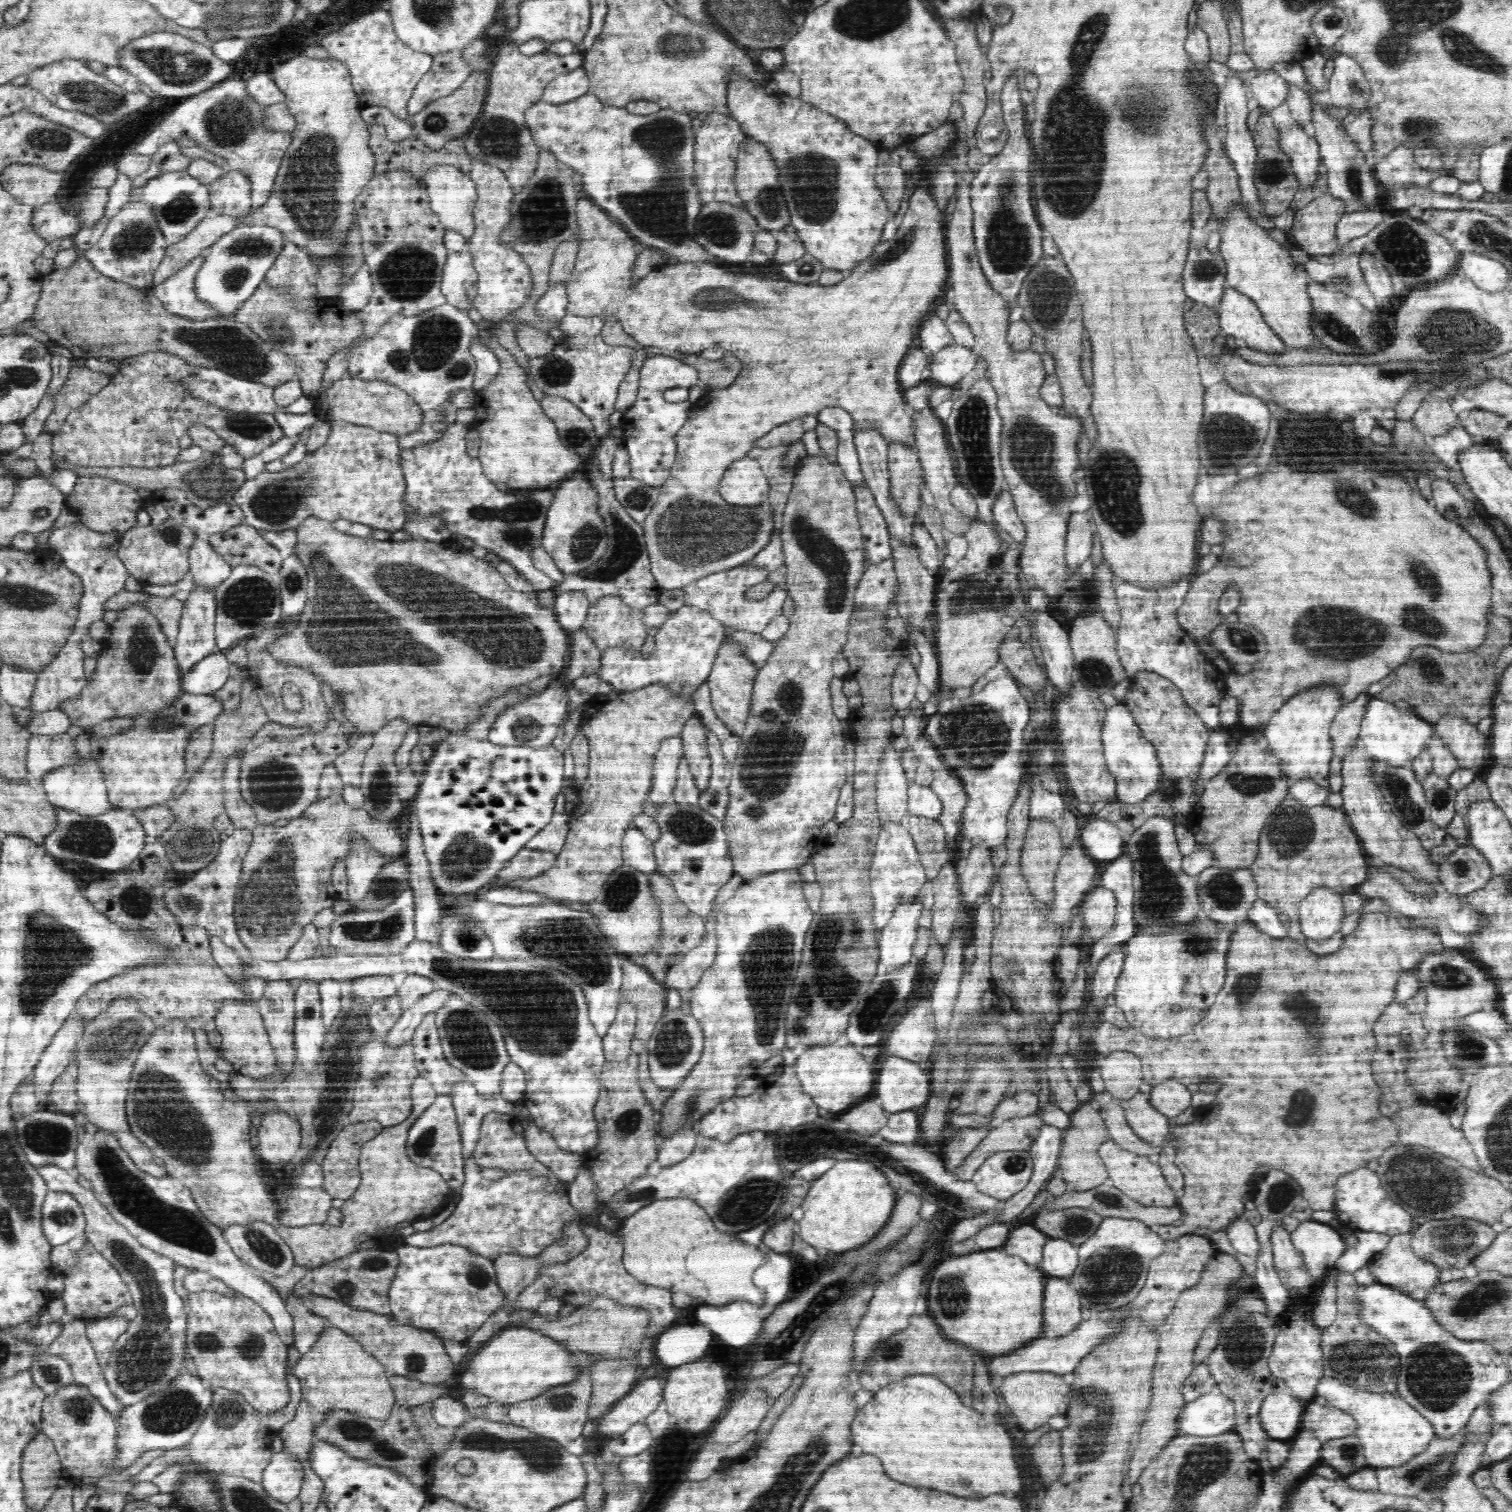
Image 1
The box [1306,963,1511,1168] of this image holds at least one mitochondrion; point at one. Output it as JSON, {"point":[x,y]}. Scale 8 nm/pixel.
{"point":[1468,1050]}

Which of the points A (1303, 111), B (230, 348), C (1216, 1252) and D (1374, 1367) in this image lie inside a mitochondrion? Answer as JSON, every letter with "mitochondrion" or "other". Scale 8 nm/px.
{"A":"other","B":"mitochondrion","C":"other","D":"mitochondrion"}

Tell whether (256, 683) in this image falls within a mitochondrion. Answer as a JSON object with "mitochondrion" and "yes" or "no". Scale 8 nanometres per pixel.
{"mitochondrion":"no"}

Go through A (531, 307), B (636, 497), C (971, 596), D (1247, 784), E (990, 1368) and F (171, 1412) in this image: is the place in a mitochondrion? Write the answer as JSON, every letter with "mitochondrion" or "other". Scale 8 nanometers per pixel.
{"A":"other","B":"mitochondrion","C":"mitochondrion","D":"mitochondrion","E":"other","F":"mitochondrion"}

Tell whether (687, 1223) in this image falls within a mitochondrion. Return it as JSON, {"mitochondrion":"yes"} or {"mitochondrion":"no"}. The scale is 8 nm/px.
{"mitochondrion":"no"}

